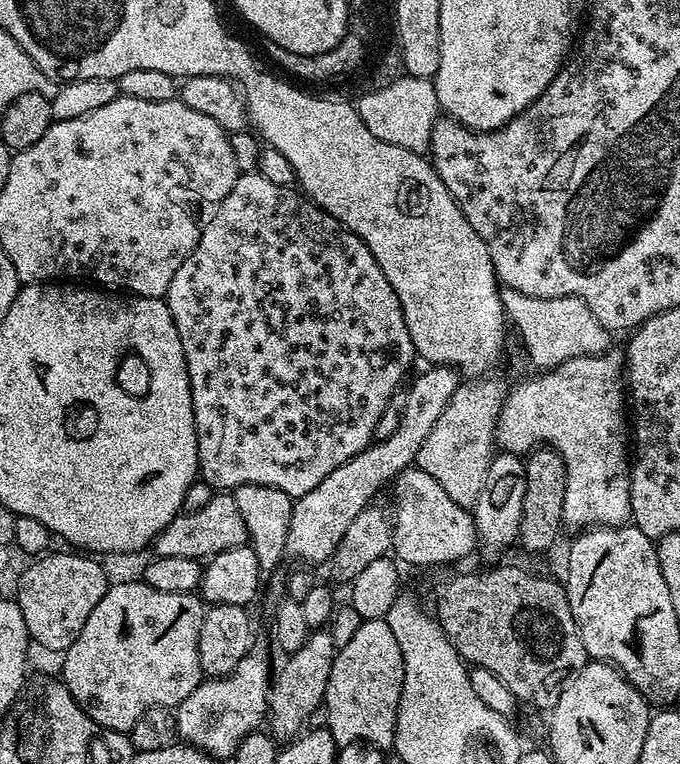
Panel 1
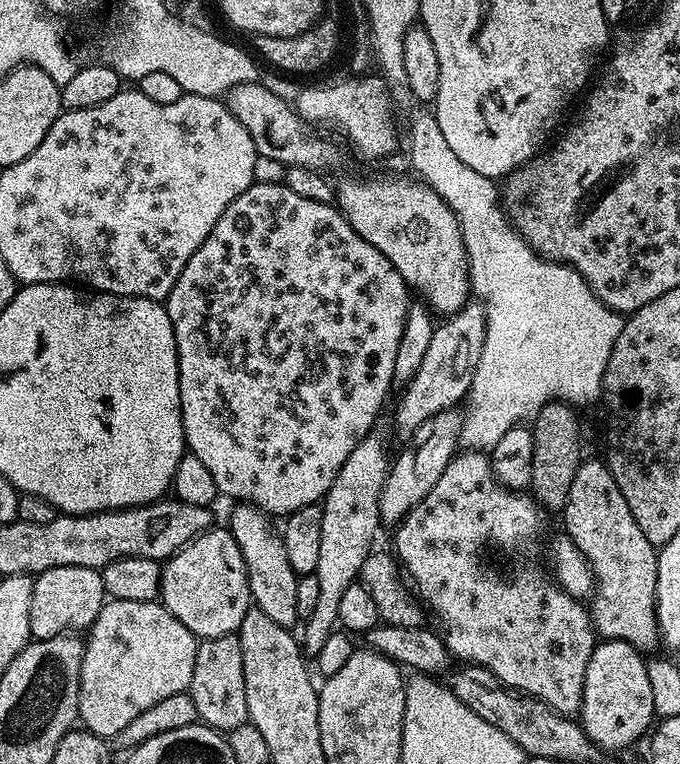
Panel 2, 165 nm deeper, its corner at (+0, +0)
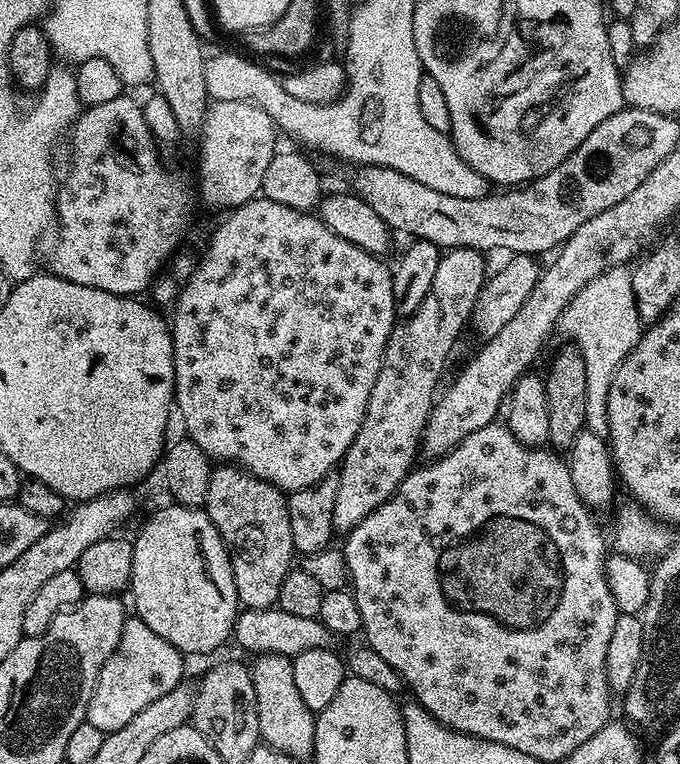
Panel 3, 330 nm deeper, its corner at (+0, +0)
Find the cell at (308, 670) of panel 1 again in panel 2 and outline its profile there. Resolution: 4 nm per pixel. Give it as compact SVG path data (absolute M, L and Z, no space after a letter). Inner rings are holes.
M373 430L362 438L362 442L358 442L358 446L354 446L354 450L350 450L350 458L346 458L346 462L342 462L342 470L338 470L338 478L334 478L330 490L324 495L322 501L322 543L319 550L318 566L314 573L318 578L319 597L314 614L310 614L303 621L302 651L305 657L315 658L318 650L322 650L326 638L330 638L330 634L338 624L338 602L342 602L342 593L351 584L357 583L362 570L362 562L374 551L375 544L372 543L376 540L376 531L382 528L378 502L382 494L382 486L388 477L389 467L388 440L380 433L380 430Z

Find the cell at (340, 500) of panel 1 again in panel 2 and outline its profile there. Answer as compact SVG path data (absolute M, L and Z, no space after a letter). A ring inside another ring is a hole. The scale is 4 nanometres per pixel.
M479 302L462 305L433 327L430 346L418 365L418 374L414 374L412 381L401 391L404 393L396 406L396 428L401 437L412 436L426 418L453 411L467 397L474 382L478 358L482 358L482 342L486 342L486 318L484 306Z

